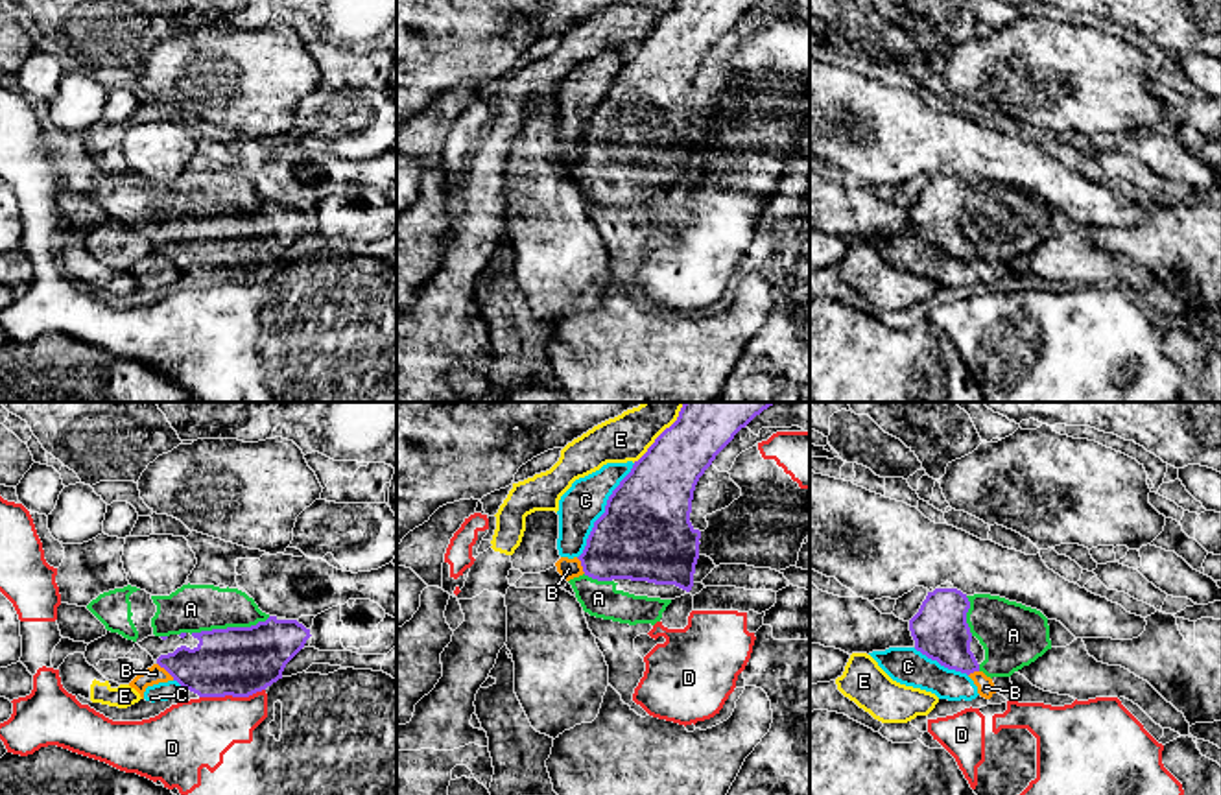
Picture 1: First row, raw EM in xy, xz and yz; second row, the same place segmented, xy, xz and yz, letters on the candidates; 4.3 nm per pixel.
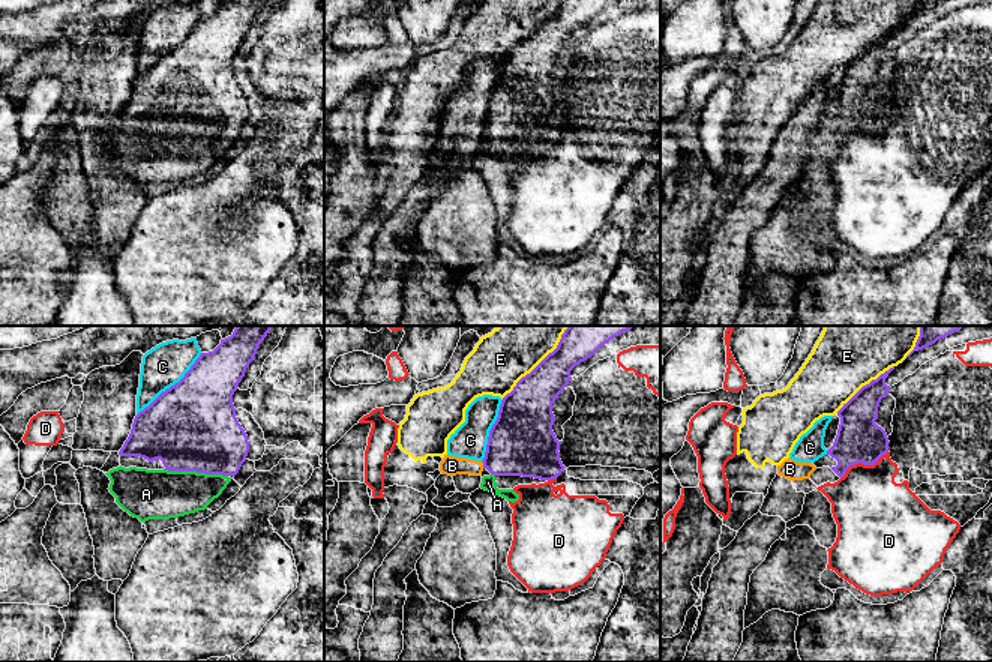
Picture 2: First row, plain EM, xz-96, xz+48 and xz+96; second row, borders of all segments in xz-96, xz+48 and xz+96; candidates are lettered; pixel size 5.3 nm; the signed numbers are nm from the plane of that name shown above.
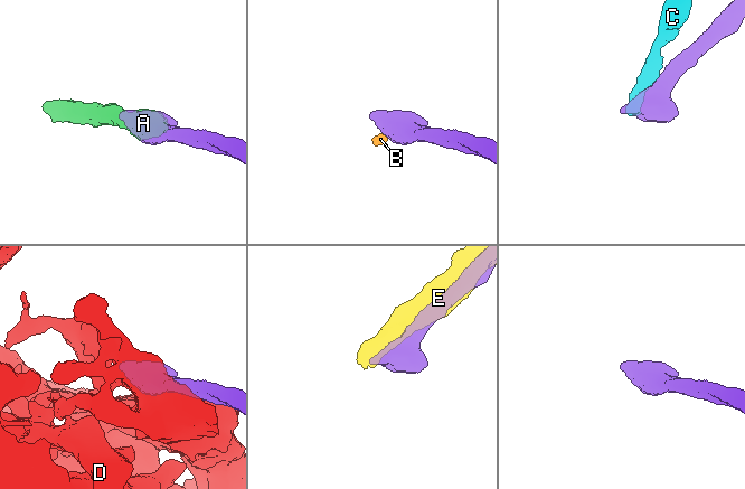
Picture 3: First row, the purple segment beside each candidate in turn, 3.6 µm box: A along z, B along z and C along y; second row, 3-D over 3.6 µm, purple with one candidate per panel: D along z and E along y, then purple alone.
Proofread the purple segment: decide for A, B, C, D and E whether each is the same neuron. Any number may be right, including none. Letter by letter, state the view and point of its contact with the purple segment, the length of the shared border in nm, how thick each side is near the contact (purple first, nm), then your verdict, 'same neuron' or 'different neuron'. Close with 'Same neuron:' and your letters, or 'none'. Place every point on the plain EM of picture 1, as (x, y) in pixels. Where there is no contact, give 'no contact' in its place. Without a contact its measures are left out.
A: xy (229, 214) | 360 nm | 300/200 nm | same neuron
B: xy (166, 257) | 110 nm | 280/80 nm | different neuron
C: xz (605, 98) | 480 nm | 400/180 nm | different neuron
D: xy (231, 281) | 300 nm | 300/300 nm | different neuron
E: xz (655, 26) | 300 nm | 320/200 nm | different neuron
Same neuron: A

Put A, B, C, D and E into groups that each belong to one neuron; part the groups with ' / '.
A / B C / D / E

